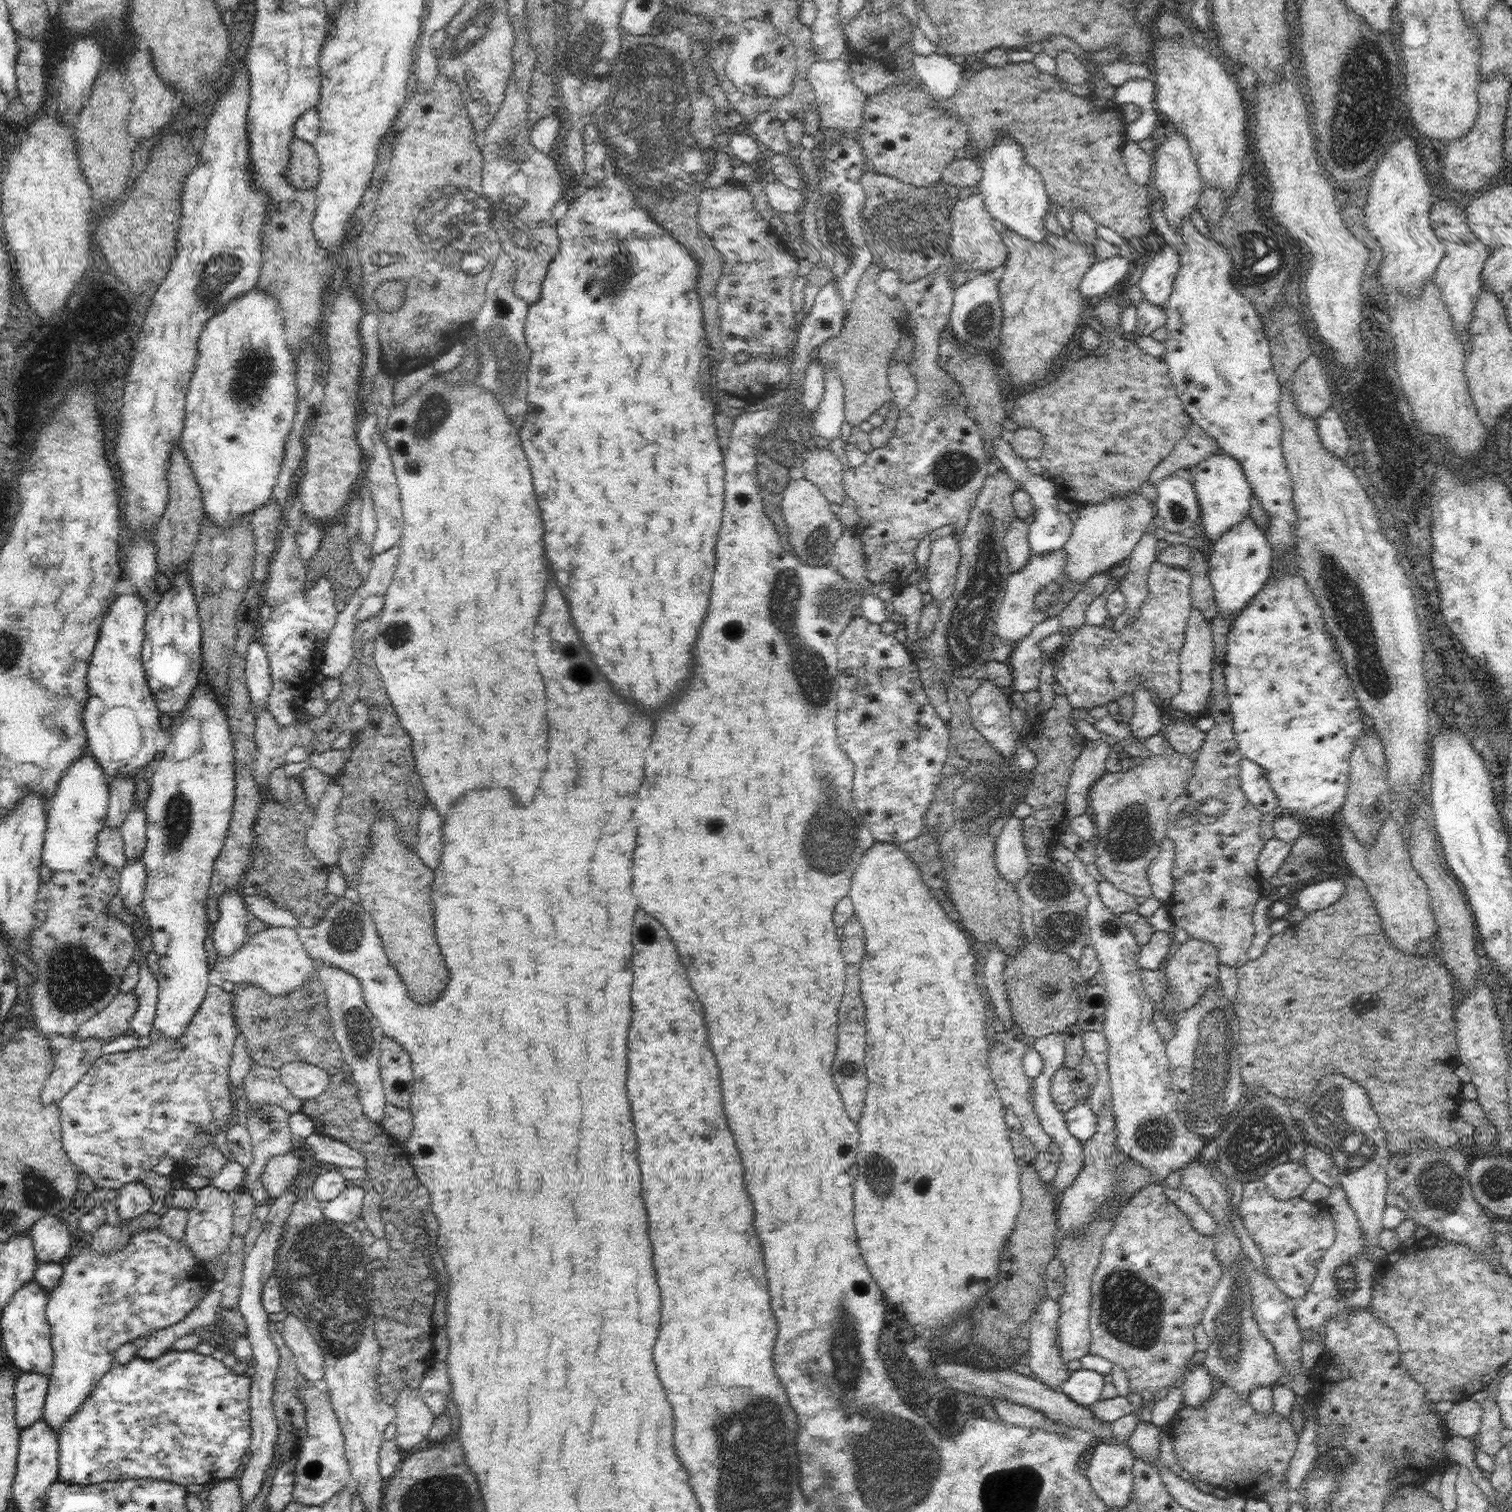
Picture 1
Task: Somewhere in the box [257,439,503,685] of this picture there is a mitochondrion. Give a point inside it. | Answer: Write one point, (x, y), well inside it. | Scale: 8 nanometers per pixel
(393, 628)

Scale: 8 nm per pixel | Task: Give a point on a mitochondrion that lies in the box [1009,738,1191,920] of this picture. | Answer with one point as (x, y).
(1131, 832)

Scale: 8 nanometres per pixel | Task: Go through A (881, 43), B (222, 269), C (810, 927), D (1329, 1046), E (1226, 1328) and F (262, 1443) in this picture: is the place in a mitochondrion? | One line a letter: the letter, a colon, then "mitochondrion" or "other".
A: other
B: mitochondrion
C: other
D: other
E: mitochondrion
F: other

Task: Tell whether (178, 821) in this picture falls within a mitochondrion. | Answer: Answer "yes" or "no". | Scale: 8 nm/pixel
yes

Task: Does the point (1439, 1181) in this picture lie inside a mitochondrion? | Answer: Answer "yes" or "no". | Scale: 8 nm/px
yes

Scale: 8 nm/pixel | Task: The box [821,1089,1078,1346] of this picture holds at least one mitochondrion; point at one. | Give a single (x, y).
(880, 1166)

